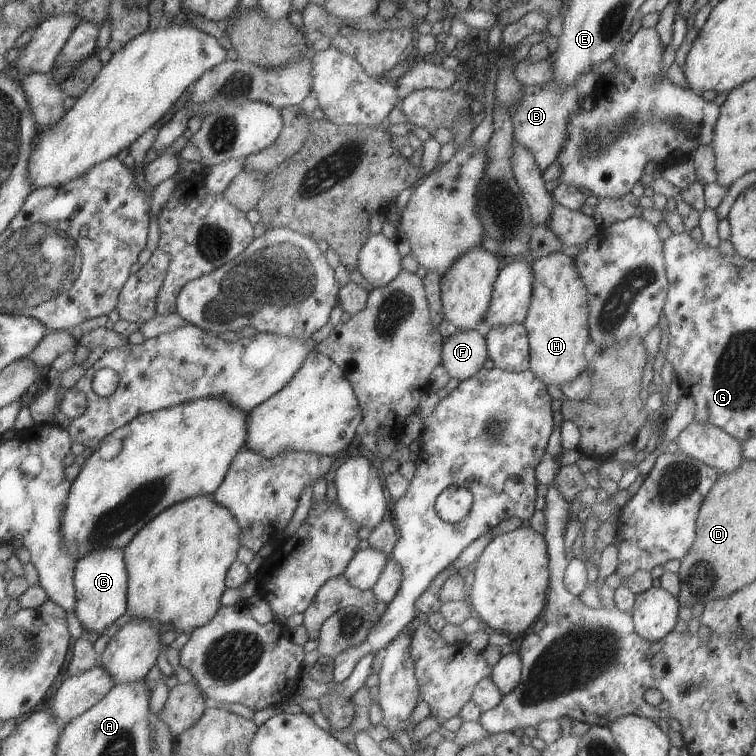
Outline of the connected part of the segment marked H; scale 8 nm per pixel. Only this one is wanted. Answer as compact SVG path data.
M561 250L554 251L530 264L532 271L532 291L528 309L523 319L528 338L530 356L529 369L542 383L553 384L557 388L560 384L570 383L579 372L586 370L586 361L583 357L583 348L589 340L588 310L586 286L579 278L574 258Z

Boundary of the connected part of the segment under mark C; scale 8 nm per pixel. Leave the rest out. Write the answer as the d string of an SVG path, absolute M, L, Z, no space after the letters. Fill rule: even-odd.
M99 549L83 555L74 562L74 612L82 628L81 636L89 632L101 634L105 628L120 622L127 616L126 588L127 575L123 549Z

